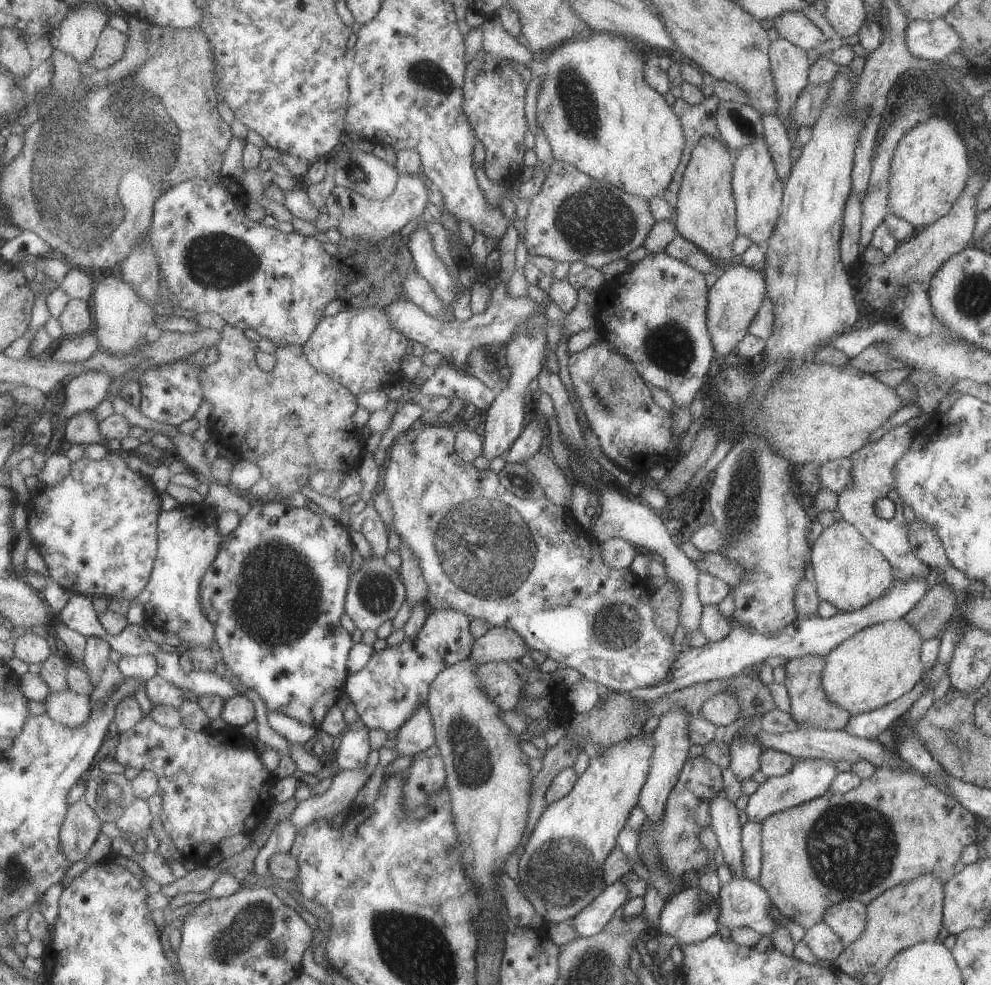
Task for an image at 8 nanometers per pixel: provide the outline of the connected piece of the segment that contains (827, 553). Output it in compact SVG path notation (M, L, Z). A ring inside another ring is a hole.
M843 518L823 528L814 541L811 565L819 598L844 612L864 608L868 603L880 598L894 580L892 566L882 552L876 550L858 528Z

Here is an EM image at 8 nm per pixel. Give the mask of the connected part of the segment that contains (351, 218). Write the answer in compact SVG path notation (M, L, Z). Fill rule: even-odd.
M402 174L396 192L390 198L370 200L364 194L339 184L328 198L326 208L332 224L338 228L342 237L356 238L358 236L358 238L368 240L370 244L378 246L386 238L400 234L410 222L422 219L430 202L431 188L425 178L414 176L414 174Z

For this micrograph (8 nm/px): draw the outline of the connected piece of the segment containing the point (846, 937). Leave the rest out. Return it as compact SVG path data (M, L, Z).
M848 899L830 906L823 922L828 924L845 945L852 944L866 930L867 904Z

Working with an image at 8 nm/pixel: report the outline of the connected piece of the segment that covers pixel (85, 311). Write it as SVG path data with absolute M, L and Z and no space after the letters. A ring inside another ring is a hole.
M71 299L58 318L68 337L92 333L94 328L93 305L88 300Z

